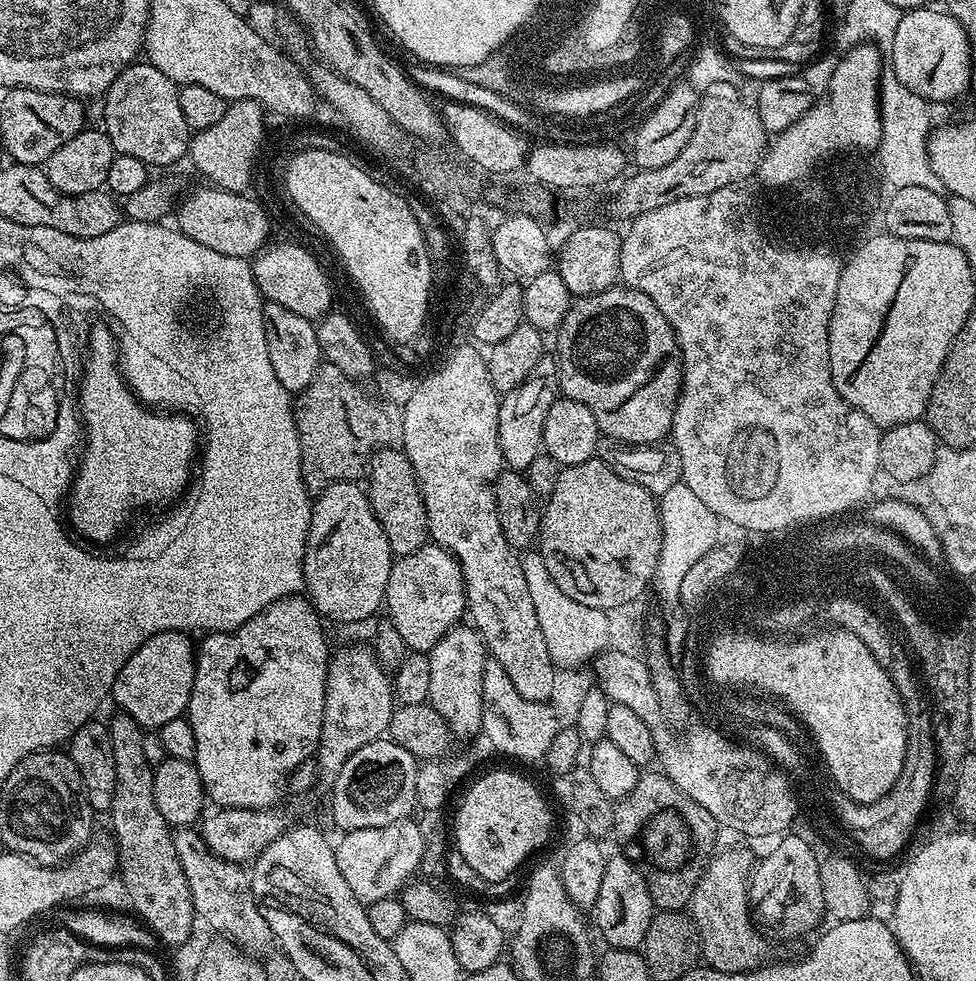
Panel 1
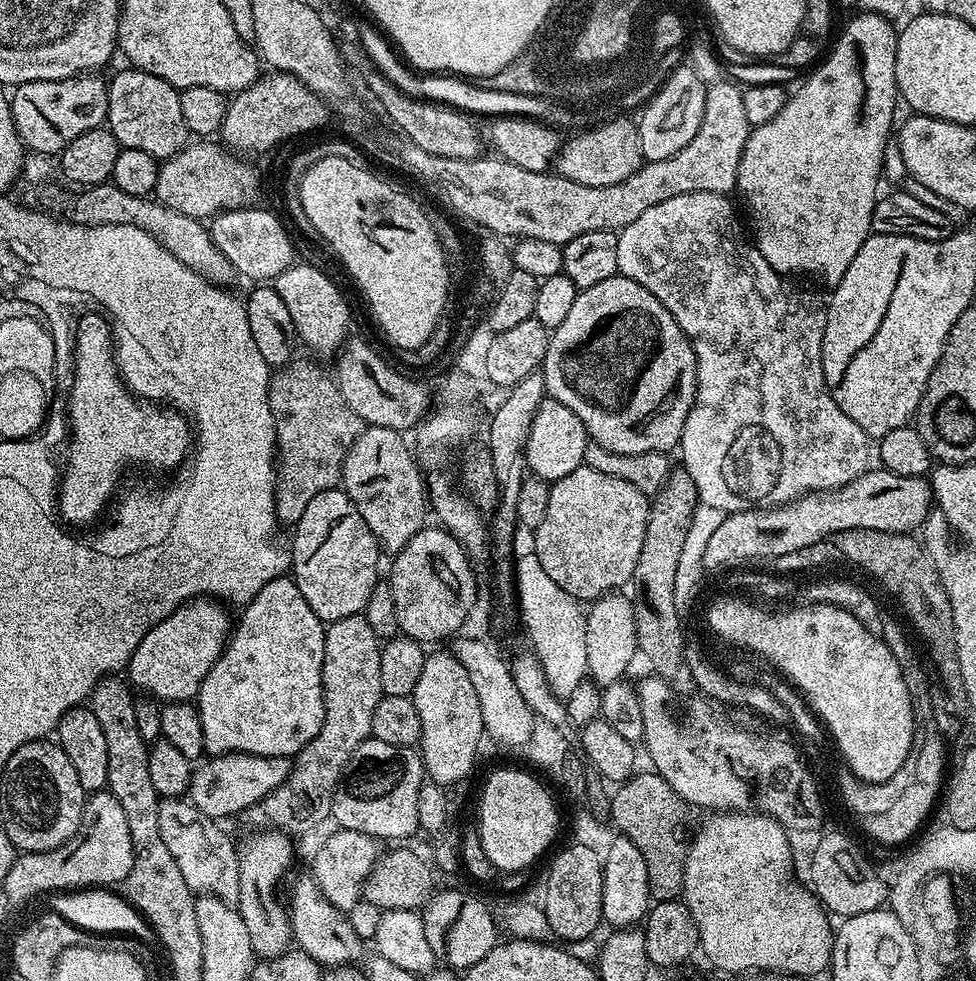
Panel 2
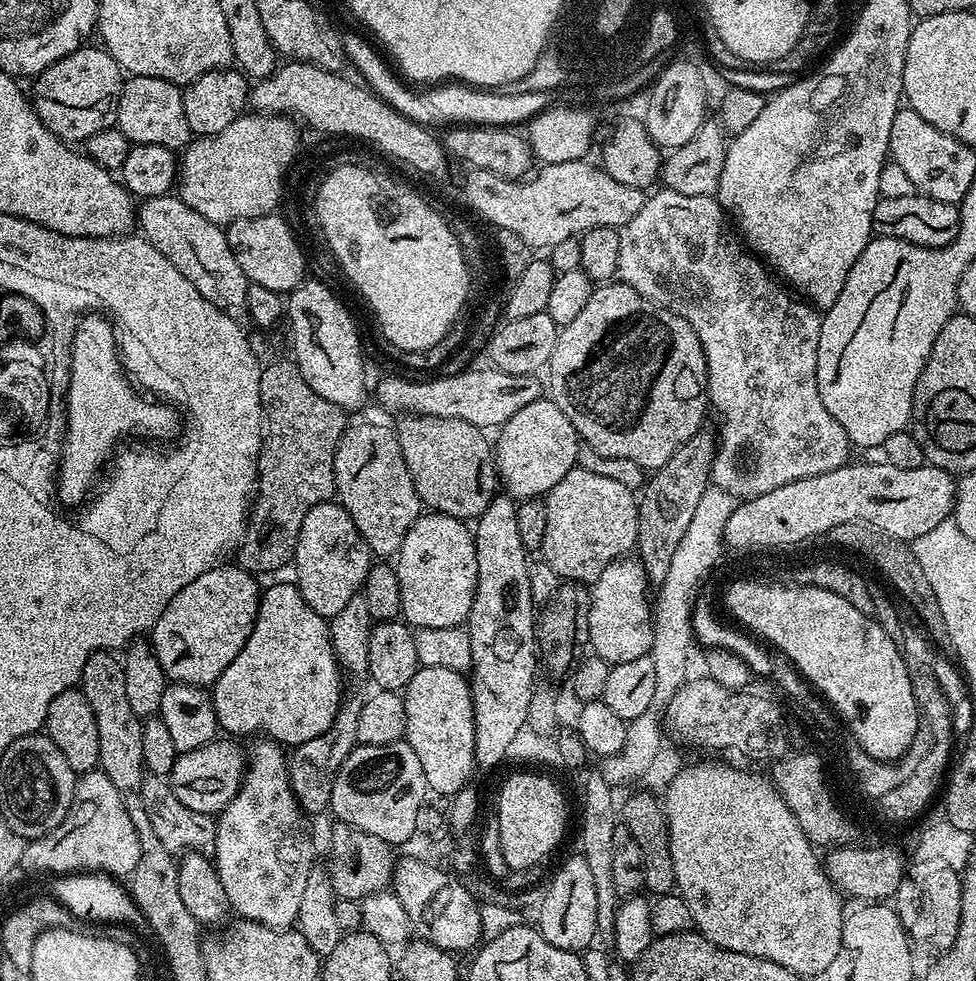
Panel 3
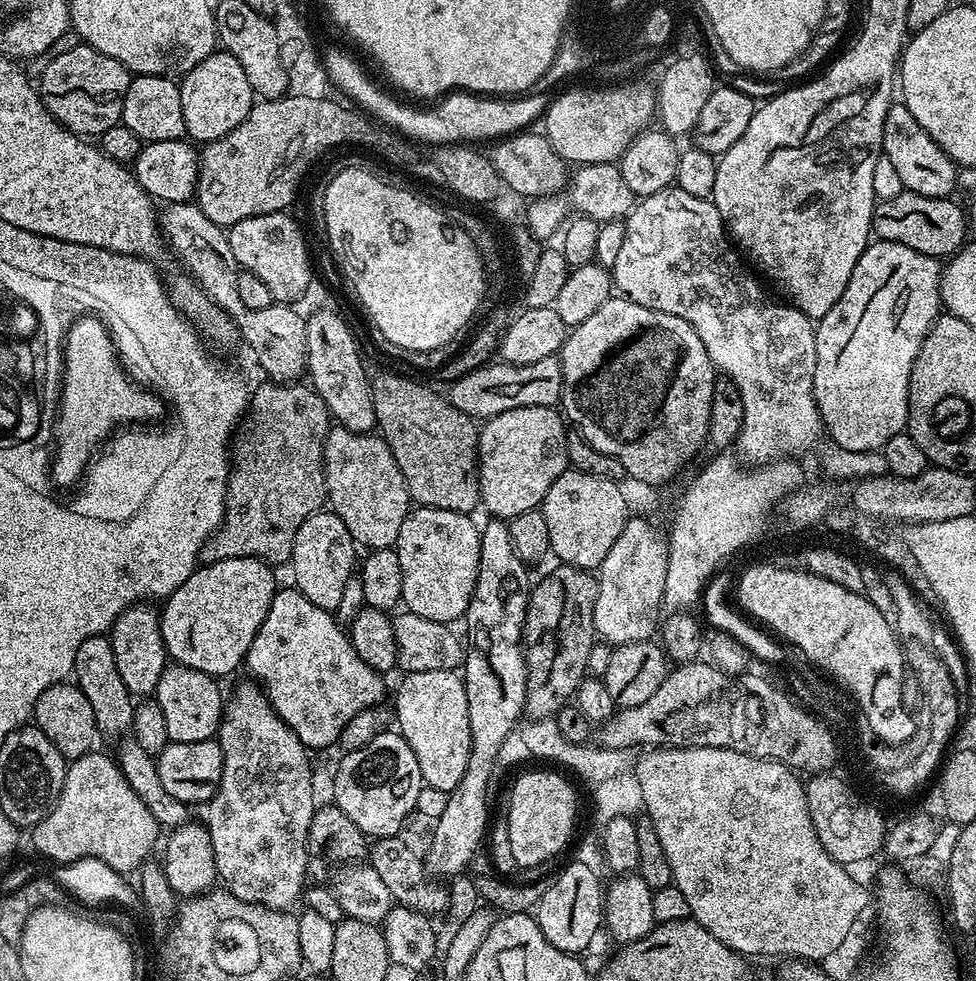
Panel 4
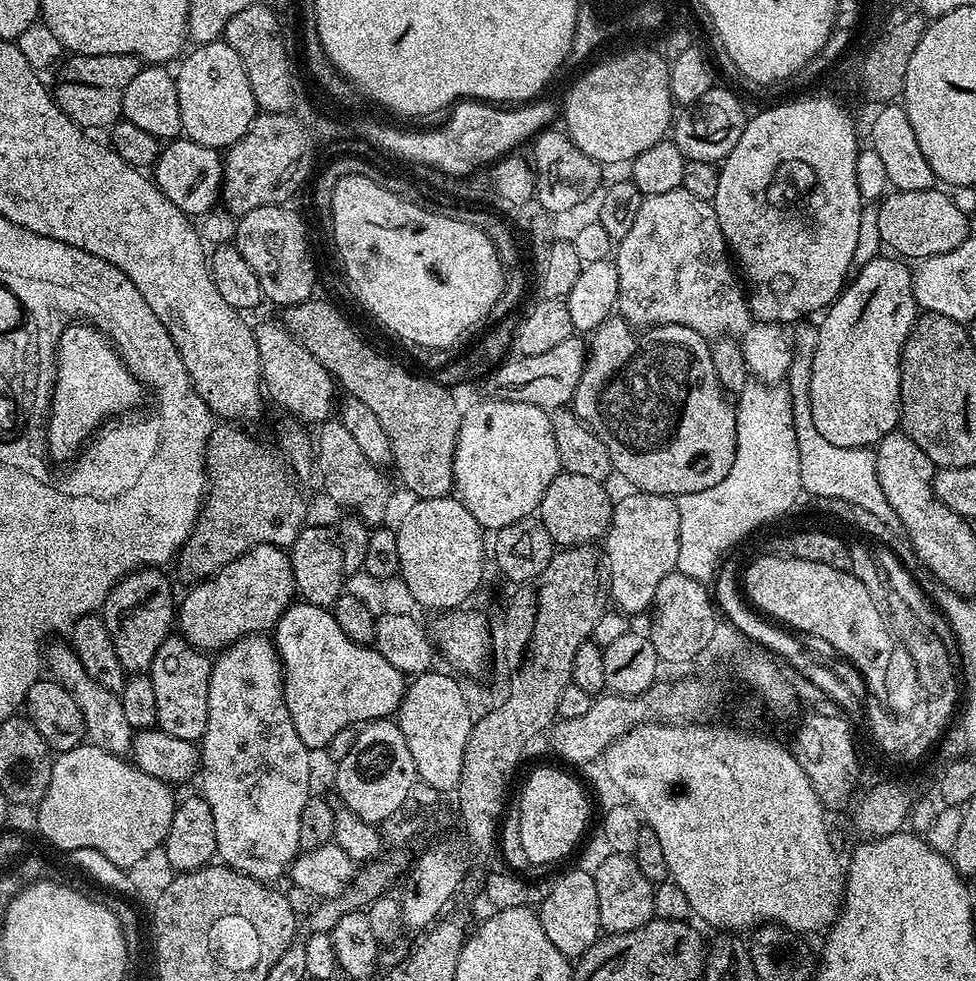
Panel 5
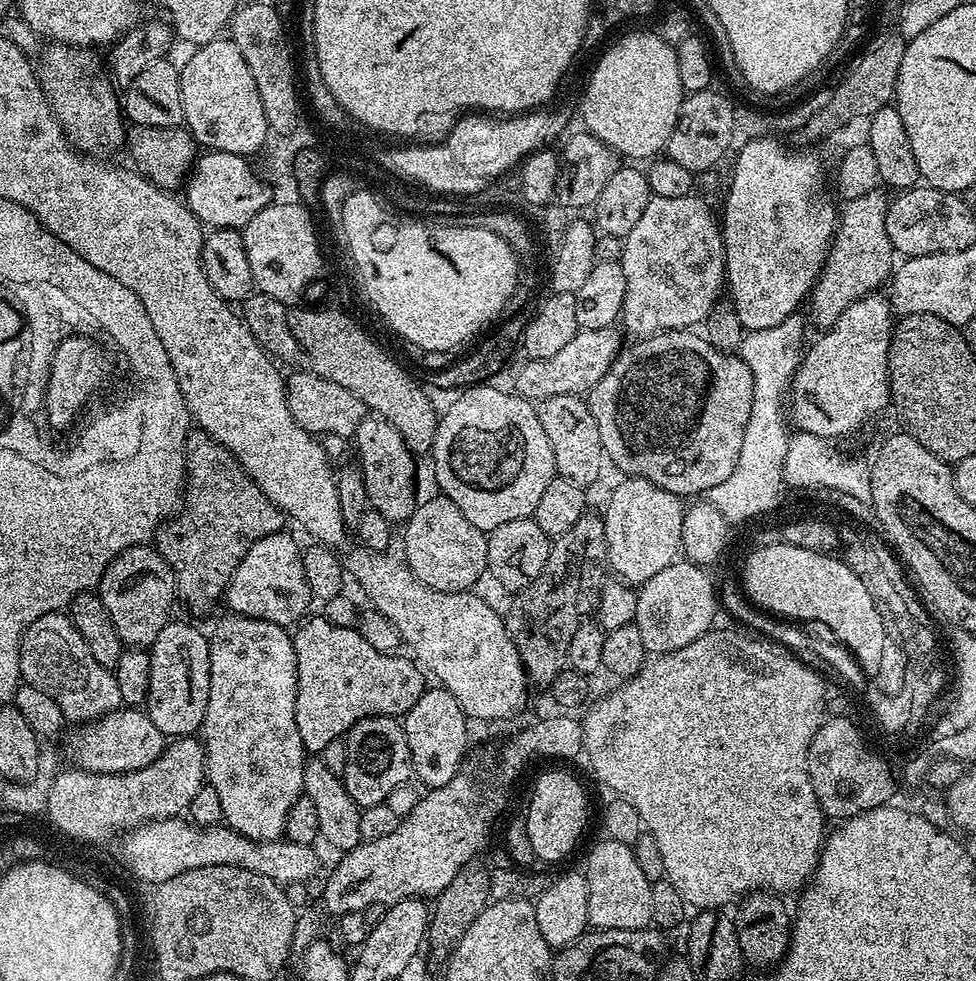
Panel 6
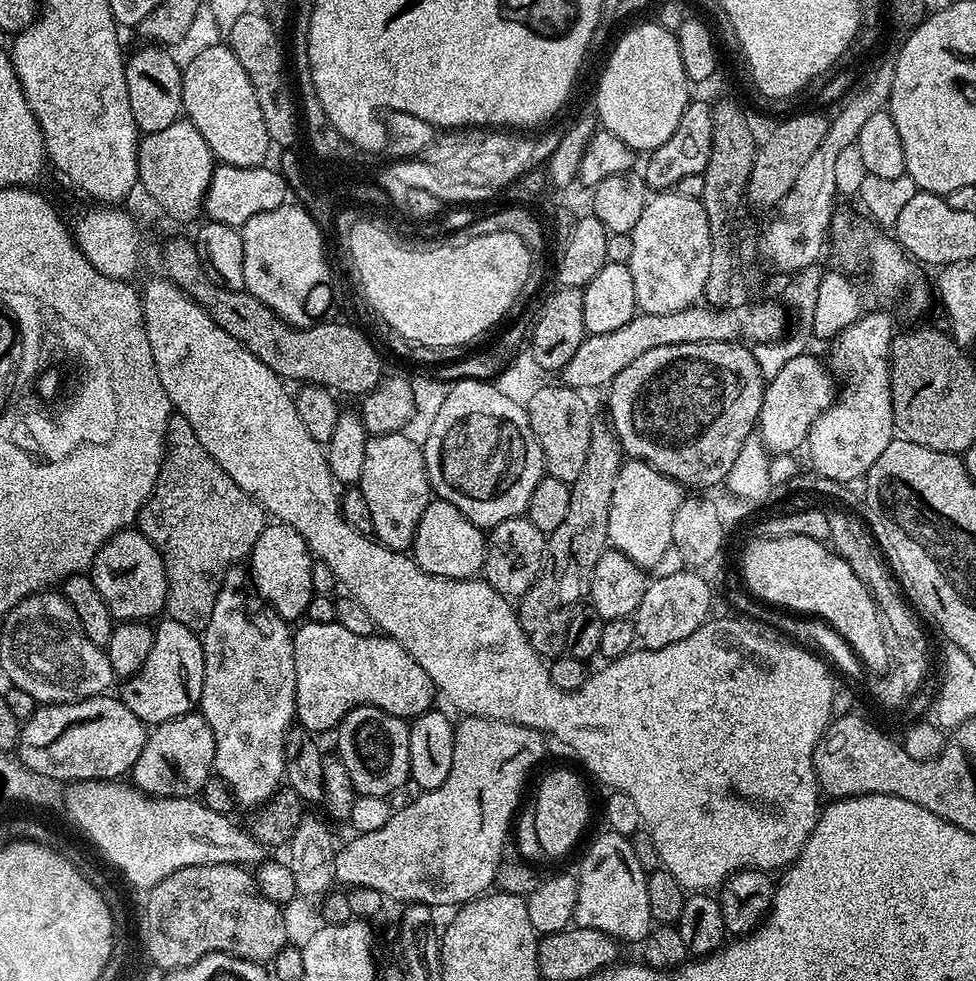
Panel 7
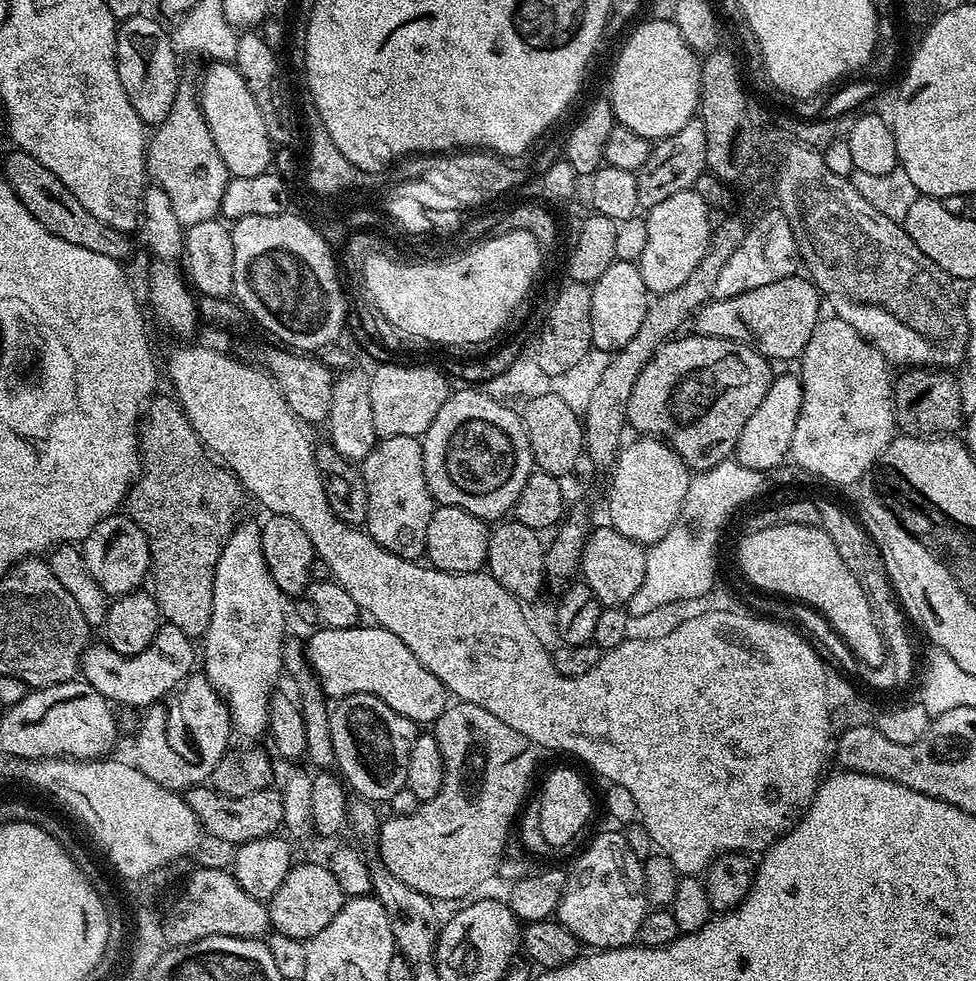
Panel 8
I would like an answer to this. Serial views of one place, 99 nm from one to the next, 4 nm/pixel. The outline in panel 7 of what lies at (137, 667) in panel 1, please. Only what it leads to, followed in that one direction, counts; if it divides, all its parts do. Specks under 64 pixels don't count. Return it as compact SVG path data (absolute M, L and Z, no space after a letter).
M265 523L262 534L258 534L258 542L254 542L252 547L251 560L250 584L256 587L257 594L268 603L267 607L283 620L299 621L305 615L314 595L310 582L314 557L300 531L288 524Z

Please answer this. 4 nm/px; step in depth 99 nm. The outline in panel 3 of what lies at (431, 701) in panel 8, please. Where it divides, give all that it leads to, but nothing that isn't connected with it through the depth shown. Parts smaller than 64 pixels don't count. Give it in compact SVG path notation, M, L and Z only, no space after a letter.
M295 583L272 584L269 588L267 585L260 593L258 614L250 630L250 638L246 638L246 646L238 650L238 658L234 658L234 662L230 662L230 666L226 666L215 684L211 685L210 695L217 725L223 731L225 728L233 732L228 733L233 737L263 733L267 739L281 746L305 744L310 742L310 738L326 734L342 707L342 669L332 649L328 626L329 621L309 606Z

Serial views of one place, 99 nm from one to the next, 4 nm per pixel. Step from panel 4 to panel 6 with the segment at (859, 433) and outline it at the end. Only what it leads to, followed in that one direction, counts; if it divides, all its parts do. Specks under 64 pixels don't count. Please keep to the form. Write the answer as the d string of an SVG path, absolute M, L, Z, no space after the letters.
M871 294L846 308L832 328L827 329L816 341L811 341L805 351L790 385L790 420L801 432L815 436L836 438L848 436L868 424L890 404L888 391L888 351L892 341L894 313L887 295Z

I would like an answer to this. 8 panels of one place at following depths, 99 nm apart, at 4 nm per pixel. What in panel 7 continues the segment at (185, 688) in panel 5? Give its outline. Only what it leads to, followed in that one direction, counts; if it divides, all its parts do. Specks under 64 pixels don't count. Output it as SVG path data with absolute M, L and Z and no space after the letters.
M171 618L161 619L155 625L154 646L150 646L150 658L138 674L127 677L118 689L123 702L145 726L165 724L175 716L184 716L199 705L204 685L204 646L201 637L191 632L182 622Z

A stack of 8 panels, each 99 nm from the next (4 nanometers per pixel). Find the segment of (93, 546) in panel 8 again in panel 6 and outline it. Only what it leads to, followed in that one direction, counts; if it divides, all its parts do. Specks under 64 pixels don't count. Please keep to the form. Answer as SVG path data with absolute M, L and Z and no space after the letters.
M148 544L122 550L122 554L113 558L102 574L98 595L121 642L141 650L151 646L154 638L158 638L158 630L173 619L172 603L178 600L174 570L170 570L161 553Z

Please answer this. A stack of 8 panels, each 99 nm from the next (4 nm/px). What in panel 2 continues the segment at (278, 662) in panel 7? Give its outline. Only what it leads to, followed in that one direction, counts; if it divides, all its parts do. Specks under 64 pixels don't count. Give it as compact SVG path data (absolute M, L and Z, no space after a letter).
M256 830L237 847L240 898L238 907L246 931L250 933L252 951L261 961L277 960L293 947L292 924L288 921L285 905L276 897L276 887L292 864L292 844L285 833L275 830Z

